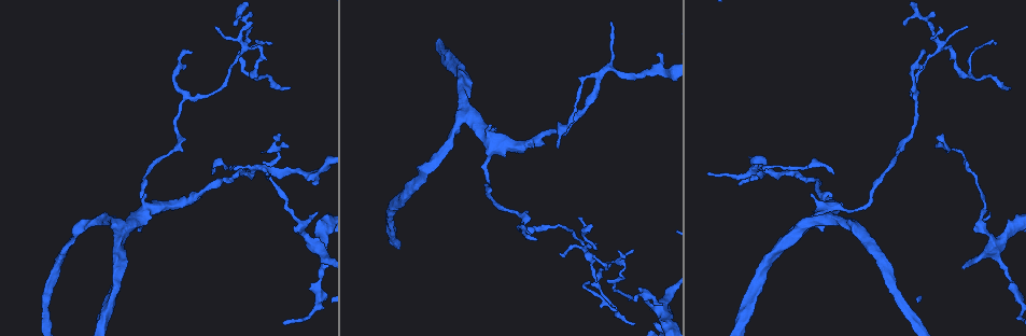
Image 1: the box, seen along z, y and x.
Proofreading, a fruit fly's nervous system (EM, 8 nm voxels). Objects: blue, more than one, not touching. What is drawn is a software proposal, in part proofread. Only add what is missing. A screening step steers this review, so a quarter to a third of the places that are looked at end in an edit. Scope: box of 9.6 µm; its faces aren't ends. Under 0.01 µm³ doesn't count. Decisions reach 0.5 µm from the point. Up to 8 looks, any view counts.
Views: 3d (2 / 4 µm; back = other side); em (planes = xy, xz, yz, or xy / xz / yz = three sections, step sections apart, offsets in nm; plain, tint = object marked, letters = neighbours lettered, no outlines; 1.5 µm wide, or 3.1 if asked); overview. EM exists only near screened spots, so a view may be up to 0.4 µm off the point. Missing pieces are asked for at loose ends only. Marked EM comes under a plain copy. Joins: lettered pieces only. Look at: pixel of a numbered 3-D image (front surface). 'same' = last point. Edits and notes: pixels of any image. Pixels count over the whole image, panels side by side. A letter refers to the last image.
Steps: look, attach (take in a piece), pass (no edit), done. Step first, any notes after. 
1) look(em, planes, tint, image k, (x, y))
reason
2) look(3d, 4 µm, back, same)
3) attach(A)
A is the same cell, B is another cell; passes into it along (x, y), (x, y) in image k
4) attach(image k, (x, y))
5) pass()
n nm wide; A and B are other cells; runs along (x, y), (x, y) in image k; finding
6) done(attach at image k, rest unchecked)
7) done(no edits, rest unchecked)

look(em, planes, letters, image 1, (939, 28))
an open end

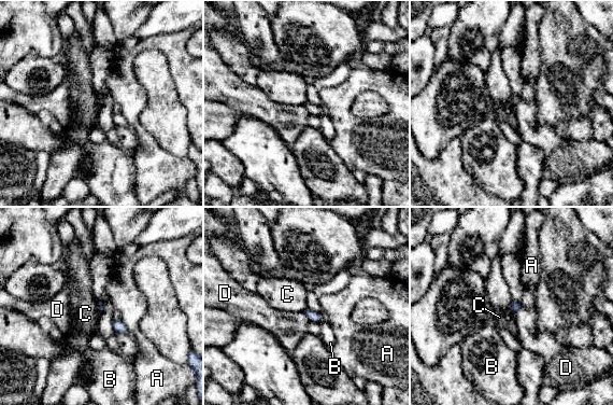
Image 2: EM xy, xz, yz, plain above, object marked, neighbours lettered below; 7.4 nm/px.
pass()
60 nm wide; A, B, C and D are other cells; border along (510, 308), (513, 313) in image 2; none of them fits

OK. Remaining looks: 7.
look(em, xy, step 4, tint, image 1, (1010, 87))
tapers out

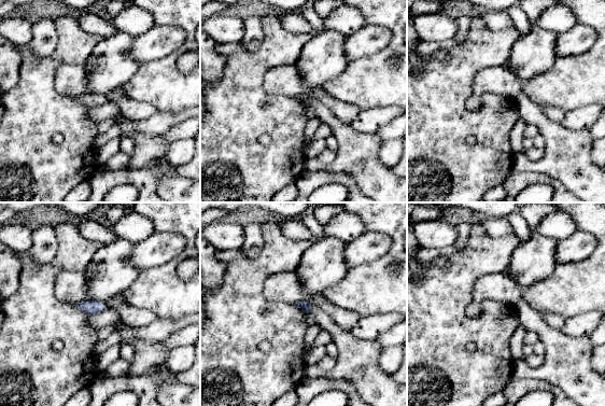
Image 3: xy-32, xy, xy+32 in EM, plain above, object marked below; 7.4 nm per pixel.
look(em, planes, letters, same)

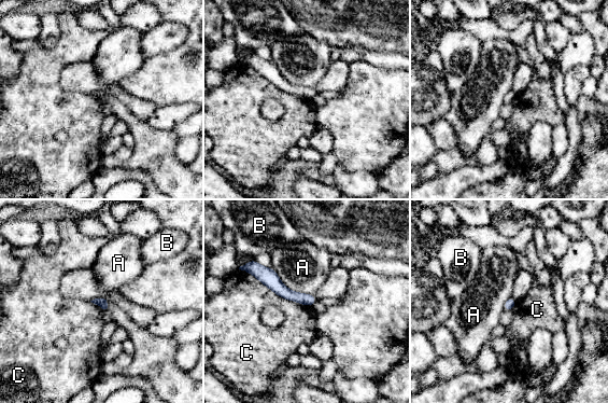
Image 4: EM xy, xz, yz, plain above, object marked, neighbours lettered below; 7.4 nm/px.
pass()
70 nm wide; A, B and C are other cells; border along (240, 268), (282, 297), (310, 306) in image 4; no lettered piece goes on from it

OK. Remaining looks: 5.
look(em, planes, letters, image 1, (990, 213))
thin end

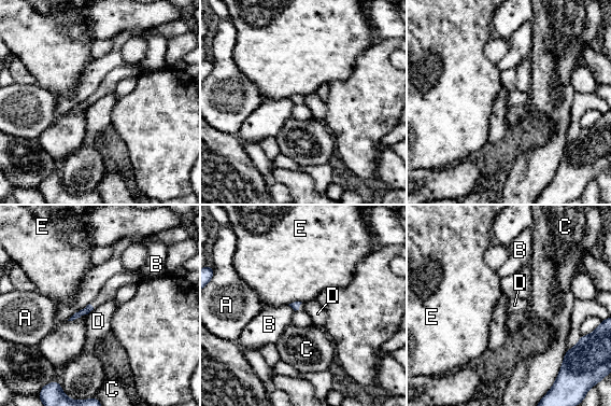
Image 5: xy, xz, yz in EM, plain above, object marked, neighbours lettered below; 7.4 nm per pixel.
pass()
A, B, C, D and E are other cells; border along (94, 309), (87, 314) in image 5; no lettered piece goes on from it

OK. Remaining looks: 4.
done(no edits, rest unchecked)

